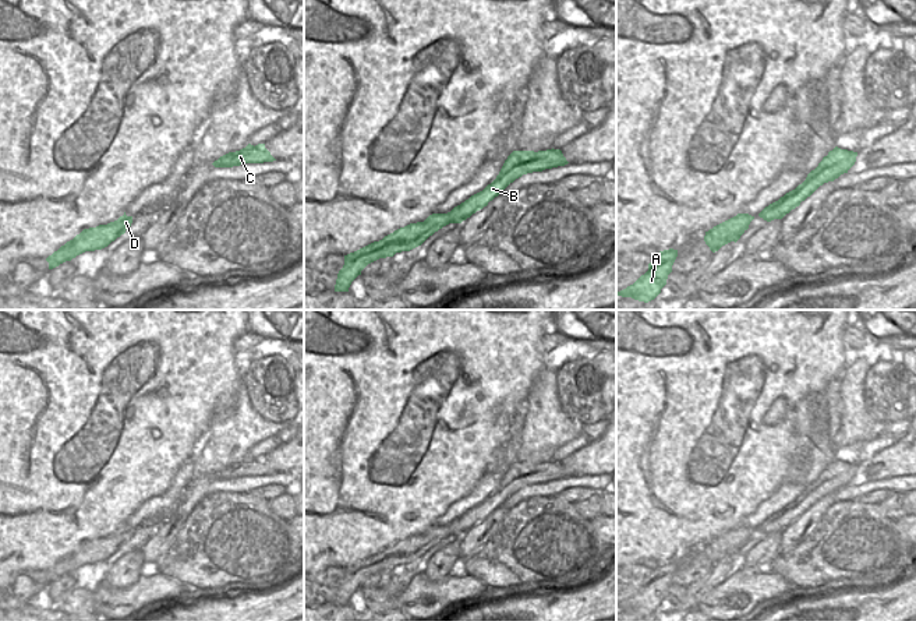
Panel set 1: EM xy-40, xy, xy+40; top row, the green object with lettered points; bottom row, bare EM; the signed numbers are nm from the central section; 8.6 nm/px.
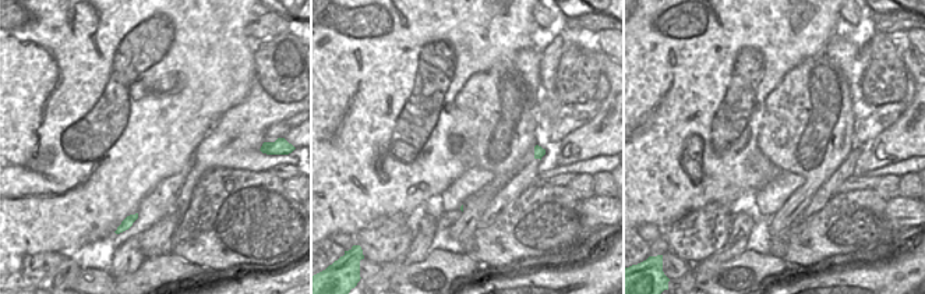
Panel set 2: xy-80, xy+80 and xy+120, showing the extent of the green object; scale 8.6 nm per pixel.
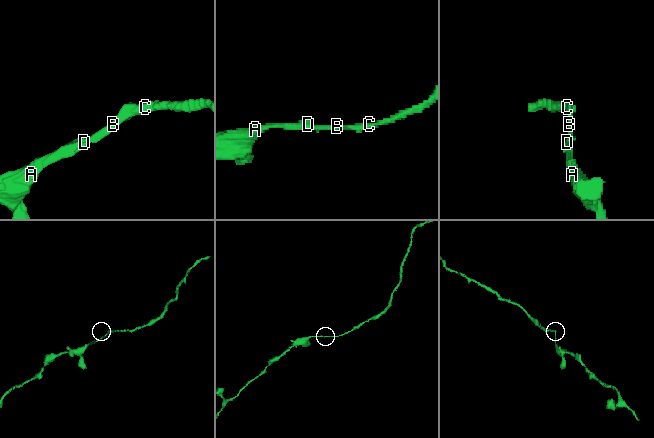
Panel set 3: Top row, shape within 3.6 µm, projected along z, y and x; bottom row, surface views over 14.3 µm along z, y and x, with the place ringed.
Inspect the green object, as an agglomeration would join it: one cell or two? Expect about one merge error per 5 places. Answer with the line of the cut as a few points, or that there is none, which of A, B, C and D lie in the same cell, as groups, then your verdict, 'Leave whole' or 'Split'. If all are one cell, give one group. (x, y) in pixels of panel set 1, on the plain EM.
No split. Groups: A B C D. Leave whole.

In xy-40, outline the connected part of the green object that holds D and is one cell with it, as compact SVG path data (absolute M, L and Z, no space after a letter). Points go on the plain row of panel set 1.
M124 525L124 528L114 534L84 541L72 553L67 554L46 571L49 582L56 581L66 574L71 574L85 564L95 564L107 560L112 554L124 547L131 536L132 529L127 529Z

